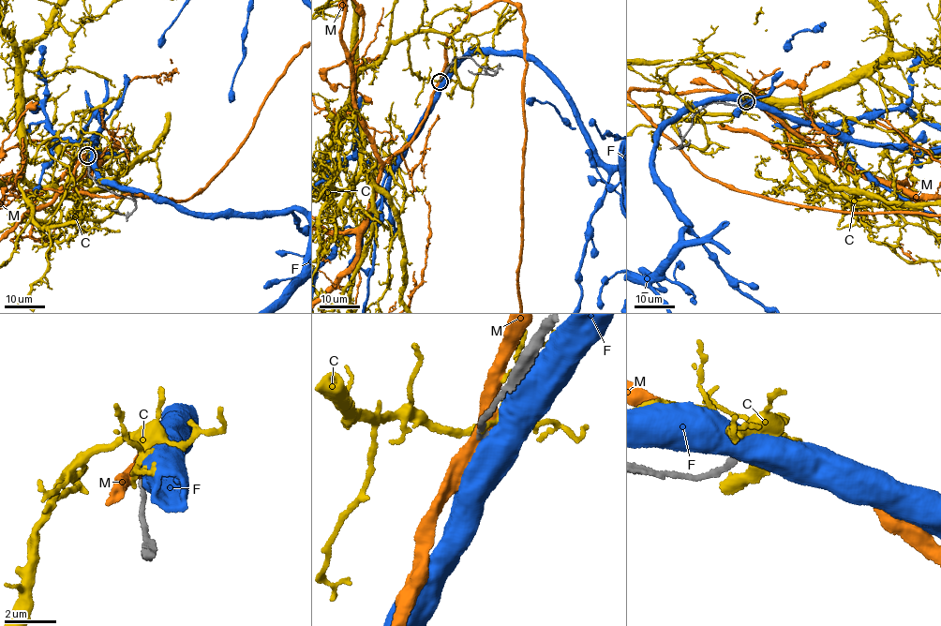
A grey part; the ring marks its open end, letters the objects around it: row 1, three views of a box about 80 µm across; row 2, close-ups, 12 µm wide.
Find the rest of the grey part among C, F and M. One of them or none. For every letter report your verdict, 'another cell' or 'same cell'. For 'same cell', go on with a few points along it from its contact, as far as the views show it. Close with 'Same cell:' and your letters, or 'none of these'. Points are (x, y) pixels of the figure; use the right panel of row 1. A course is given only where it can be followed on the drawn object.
C: another cell
F: another cell
M: another cell
Same cell: none of these

